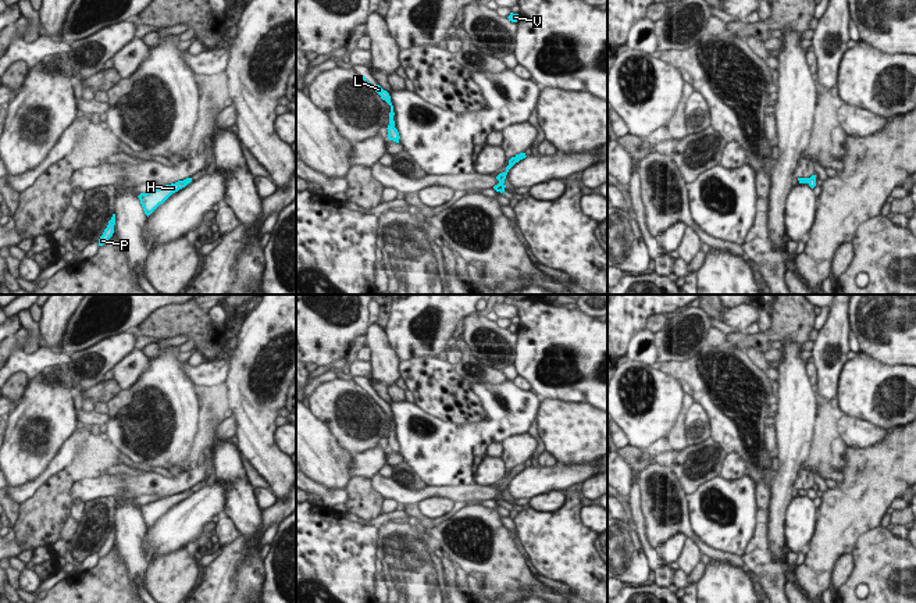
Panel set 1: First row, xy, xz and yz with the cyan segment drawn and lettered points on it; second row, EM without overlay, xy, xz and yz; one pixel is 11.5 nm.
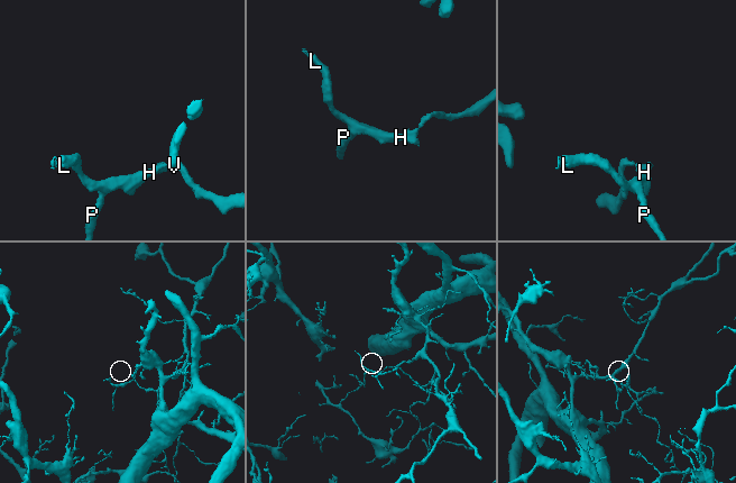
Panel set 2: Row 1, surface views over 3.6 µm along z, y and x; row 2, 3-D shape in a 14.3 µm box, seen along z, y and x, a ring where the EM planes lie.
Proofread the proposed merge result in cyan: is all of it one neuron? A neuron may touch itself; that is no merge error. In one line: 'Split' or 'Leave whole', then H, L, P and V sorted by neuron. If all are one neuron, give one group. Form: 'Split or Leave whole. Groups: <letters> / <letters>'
Split. Groups: H L P / V

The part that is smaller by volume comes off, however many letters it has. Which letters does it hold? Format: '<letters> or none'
H, L, P

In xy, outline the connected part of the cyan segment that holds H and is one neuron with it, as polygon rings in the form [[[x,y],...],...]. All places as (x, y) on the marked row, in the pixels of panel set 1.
[[[186,178],[183,181],[178,181],[171,185],[158,186],[154,190],[149,190],[146,193],[140,193],[138,197],[143,207],[145,214],[149,217],[160,204],[163,204],[172,193],[185,188],[192,182],[192,178]]]

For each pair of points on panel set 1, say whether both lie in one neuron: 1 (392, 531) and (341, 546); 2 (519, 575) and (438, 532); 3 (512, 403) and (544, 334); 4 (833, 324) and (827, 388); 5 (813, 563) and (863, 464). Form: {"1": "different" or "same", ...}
{"1": "different", "2": "same", "3": "different", "4": "same", "5": "same"}

